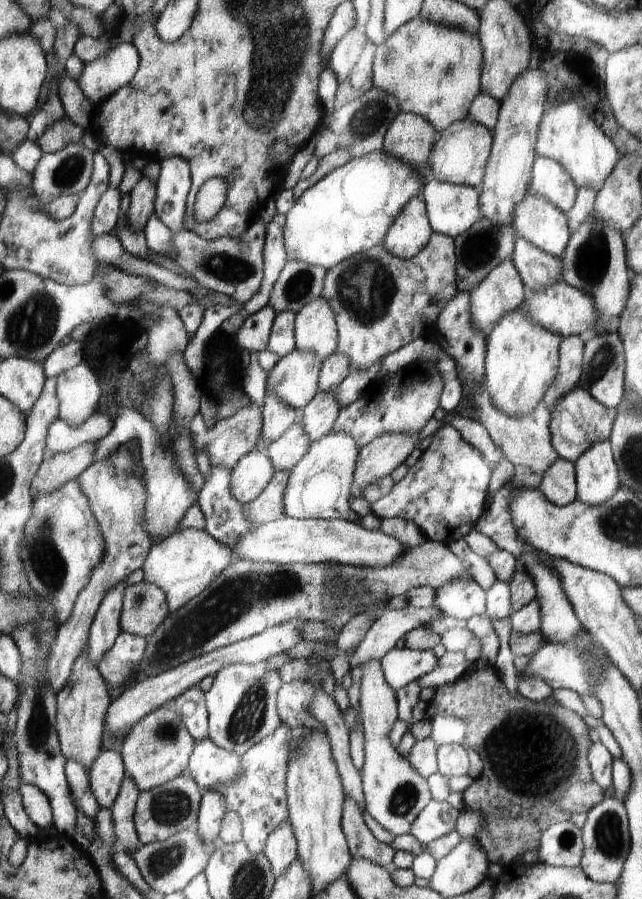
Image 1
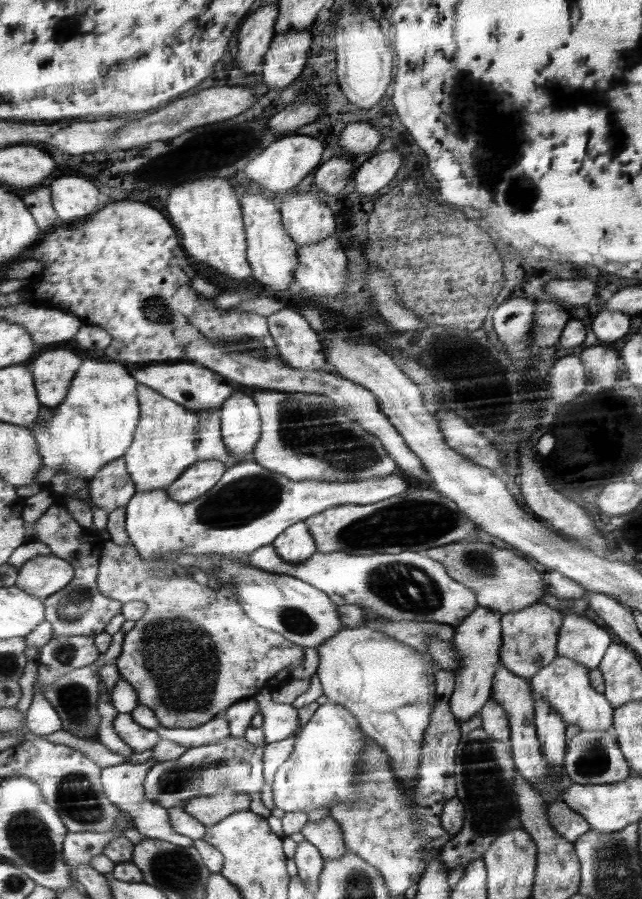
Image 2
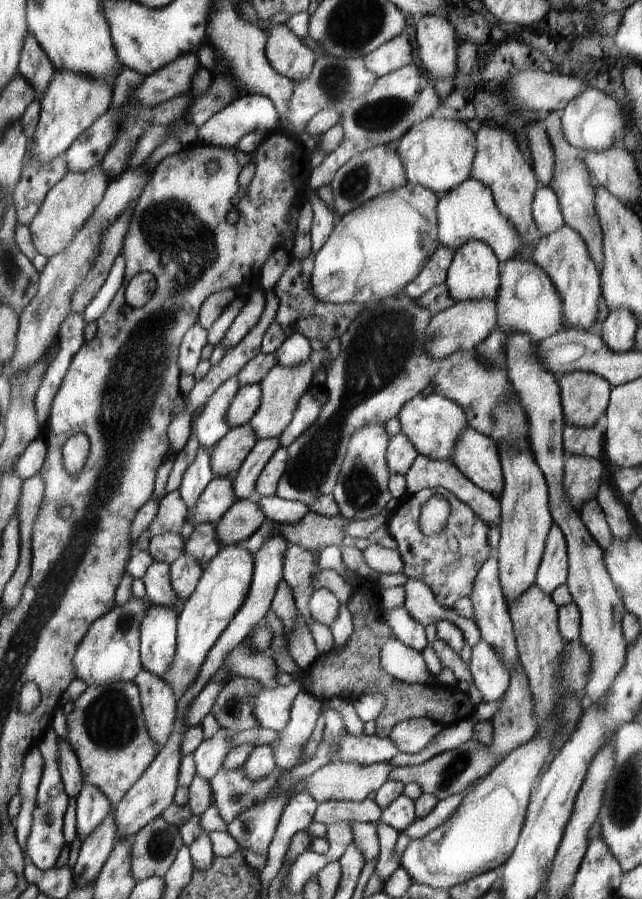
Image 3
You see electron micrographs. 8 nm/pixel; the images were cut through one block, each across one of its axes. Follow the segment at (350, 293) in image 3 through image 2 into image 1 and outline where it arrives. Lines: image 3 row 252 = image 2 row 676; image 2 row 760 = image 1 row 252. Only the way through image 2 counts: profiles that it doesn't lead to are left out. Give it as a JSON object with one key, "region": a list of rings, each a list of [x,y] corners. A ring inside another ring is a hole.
{"region":[[[420,197],[411,198],[393,220],[382,245],[390,255],[411,259],[428,244],[432,233],[425,201]]]}

